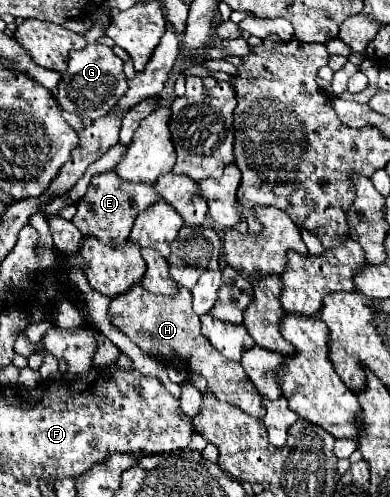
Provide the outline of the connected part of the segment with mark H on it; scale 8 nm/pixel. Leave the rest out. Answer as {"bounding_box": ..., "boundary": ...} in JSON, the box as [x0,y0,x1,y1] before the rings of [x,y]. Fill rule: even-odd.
{"bounding_box":[109,285,263,419],"boundary":[[[135,285],[127,297],[111,299],[109,303],[109,321],[115,329],[119,329],[123,335],[127,335],[131,341],[135,341],[141,349],[155,349],[155,359],[169,367],[169,363],[177,371],[197,373],[203,375],[209,383],[211,393],[219,401],[237,405],[247,415],[263,419],[263,405],[259,399],[259,393],[255,393],[255,385],[247,381],[247,375],[243,373],[243,367],[235,361],[227,361],[203,335],[201,335],[201,323],[199,317],[193,313],[191,307],[191,293],[185,287],[179,287],[177,297],[161,297],[145,291],[141,285]]]}

